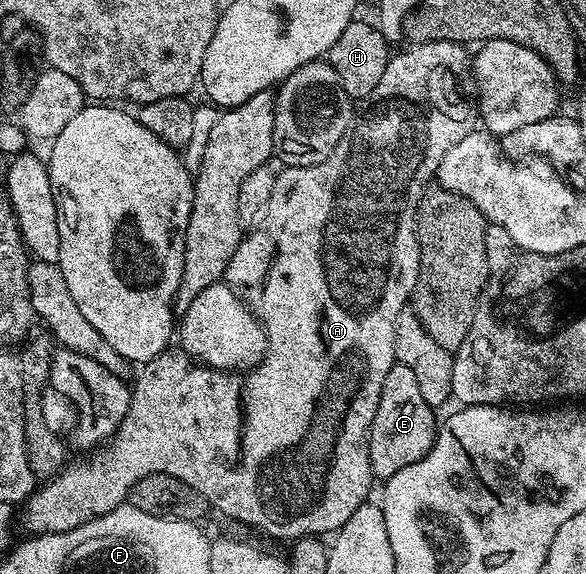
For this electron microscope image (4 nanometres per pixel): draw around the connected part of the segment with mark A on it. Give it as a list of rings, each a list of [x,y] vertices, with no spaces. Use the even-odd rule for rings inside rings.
[[[436,41],[430,43],[415,43],[402,51],[389,56],[389,63],[384,69],[379,83],[361,104],[355,114],[350,127],[344,137],[332,149],[332,153],[324,161],[311,167],[287,167],[278,171],[276,185],[272,185],[272,219],[274,215],[274,247],[270,243],[260,243],[254,234],[247,234],[240,241],[236,253],[232,253],[232,261],[228,261],[228,269],[224,282],[241,296],[247,306],[257,315],[266,333],[266,353],[264,359],[246,378],[246,389],[242,397],[242,387],[237,383],[233,374],[225,371],[215,371],[205,365],[196,365],[185,351],[181,349],[167,349],[160,352],[149,363],[141,364],[138,380],[132,383],[130,393],[130,408],[124,421],[109,440],[107,451],[98,456],[90,455],[87,459],[67,462],[59,475],[47,479],[30,496],[28,502],[21,508],[22,523],[30,530],[31,536],[55,535],[76,529],[93,519],[99,519],[104,513],[112,513],[114,509],[127,502],[132,488],[138,480],[149,475],[171,475],[184,485],[192,485],[196,493],[206,498],[207,504],[214,507],[222,515],[230,519],[239,519],[258,531],[267,531],[274,539],[303,539],[306,535],[326,537],[342,527],[349,517],[360,508],[362,503],[371,498],[370,486],[376,483],[372,473],[372,461],[368,457],[368,437],[372,417],[376,417],[376,405],[382,403],[384,377],[388,377],[388,369],[396,362],[394,357],[394,338],[396,337],[396,317],[407,310],[411,302],[414,286],[418,280],[418,266],[420,265],[420,249],[418,248],[418,203],[428,190],[428,184],[437,176],[440,161],[444,161],[444,153],[452,149],[452,145],[464,141],[468,133],[472,133],[479,126],[480,116],[478,108],[473,102],[466,100],[462,92],[462,78],[467,78],[468,68],[472,59],[467,48],[461,43],[452,41]],[[242,451],[242,473],[236,473]]]

